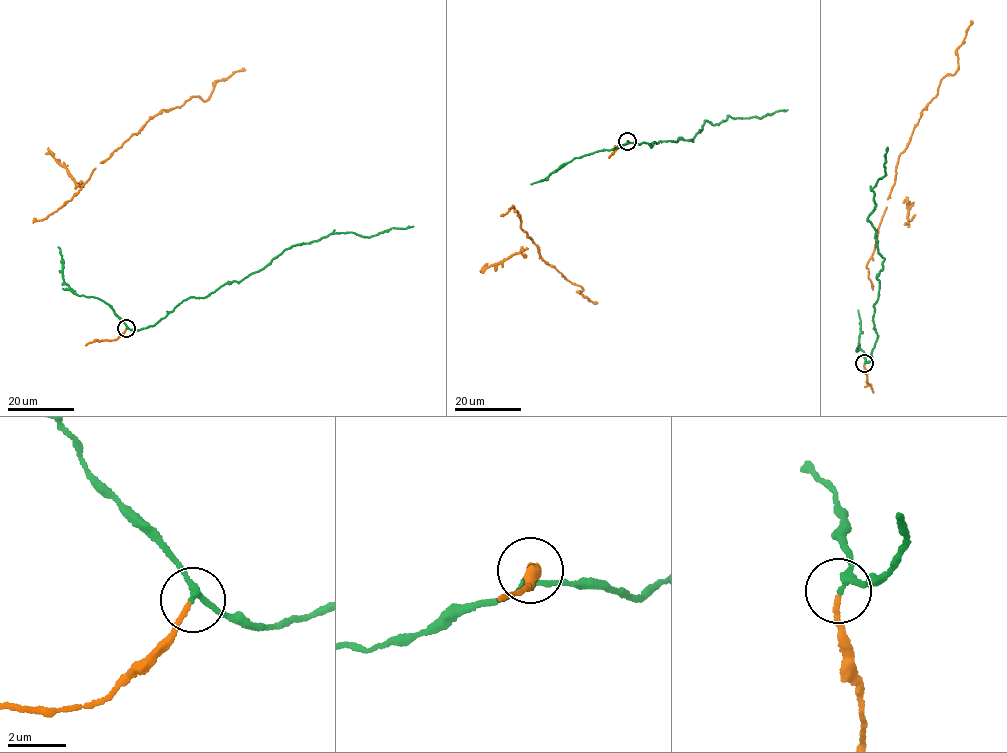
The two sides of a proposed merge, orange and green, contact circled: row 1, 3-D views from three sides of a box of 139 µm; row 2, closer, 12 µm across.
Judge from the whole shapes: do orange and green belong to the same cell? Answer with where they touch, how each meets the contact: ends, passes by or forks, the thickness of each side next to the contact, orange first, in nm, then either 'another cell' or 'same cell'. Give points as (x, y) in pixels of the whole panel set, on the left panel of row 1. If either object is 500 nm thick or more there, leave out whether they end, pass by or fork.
place (126, 328); orange ends; green passes by; calibres 160 and 200 nm; another cell

